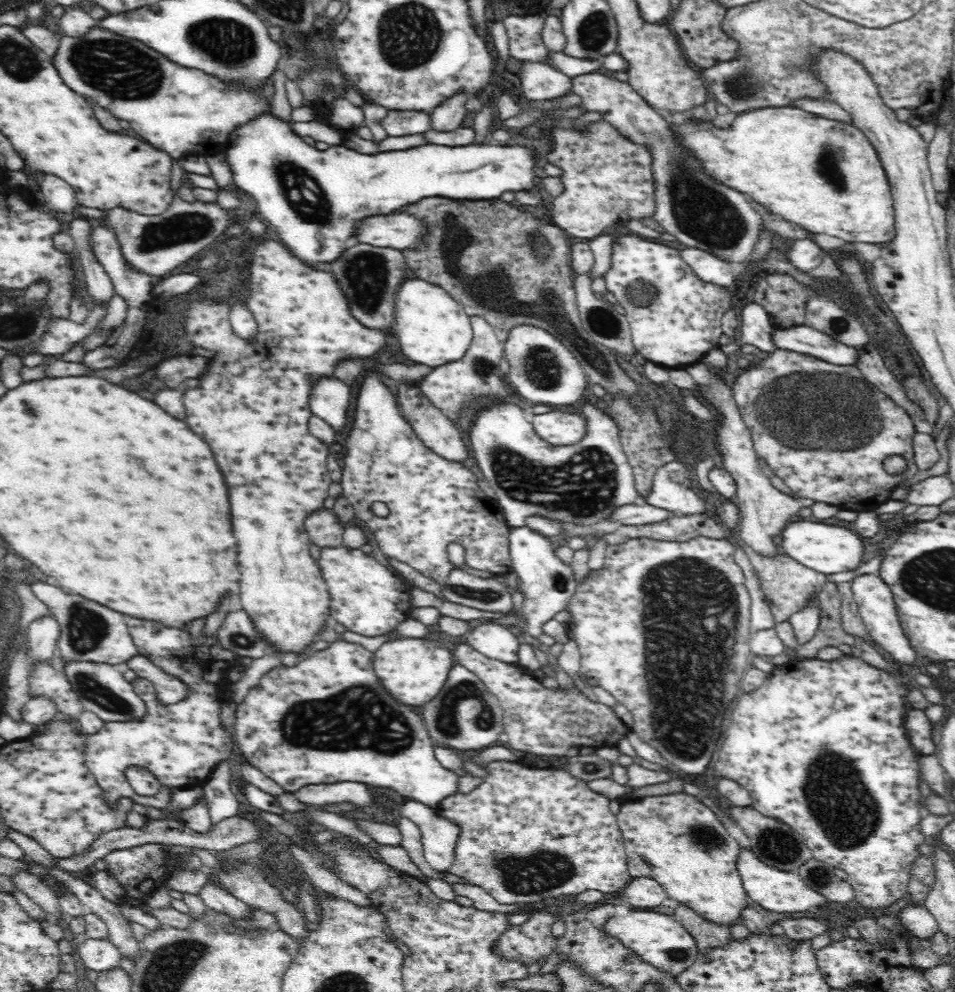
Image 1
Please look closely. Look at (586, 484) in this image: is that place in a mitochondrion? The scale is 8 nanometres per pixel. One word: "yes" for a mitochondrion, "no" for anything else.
yes

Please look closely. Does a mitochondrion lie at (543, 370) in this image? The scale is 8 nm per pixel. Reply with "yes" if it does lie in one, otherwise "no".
yes

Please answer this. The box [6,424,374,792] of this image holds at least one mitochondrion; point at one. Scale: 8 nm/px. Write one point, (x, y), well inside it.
(86, 629)

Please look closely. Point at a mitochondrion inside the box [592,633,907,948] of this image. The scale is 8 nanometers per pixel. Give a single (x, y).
(847, 812)

